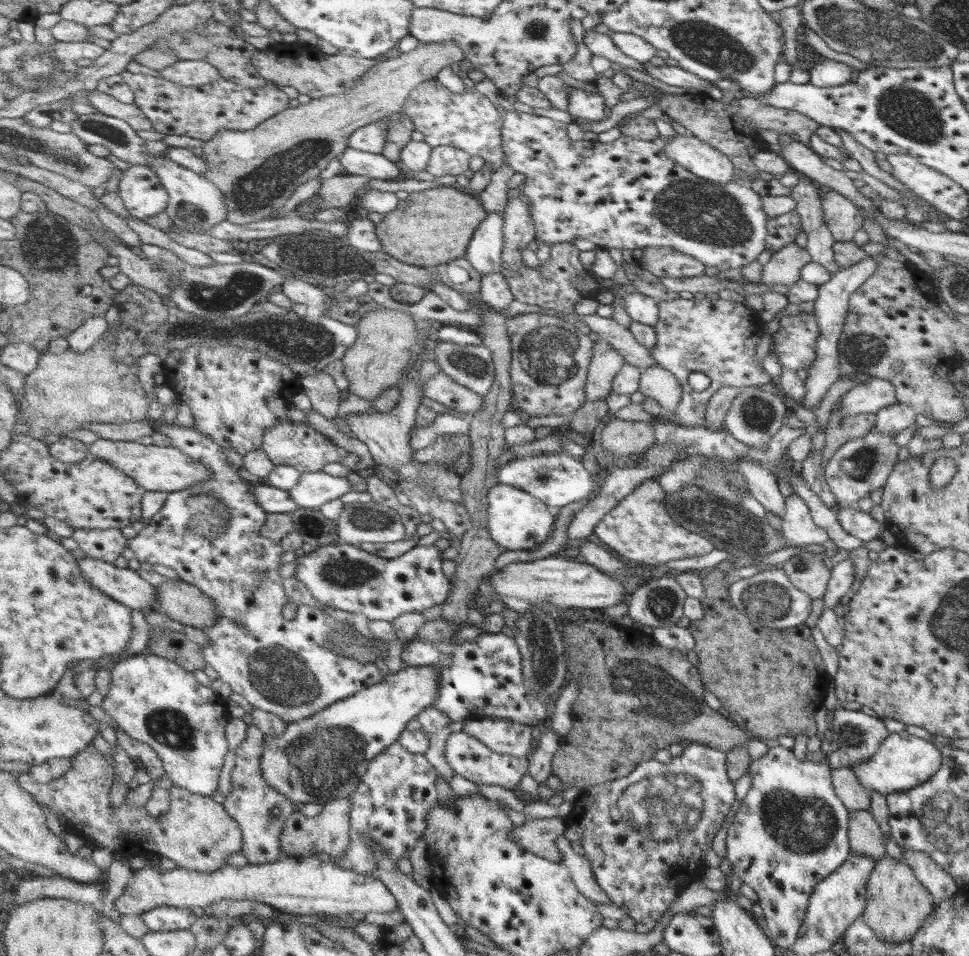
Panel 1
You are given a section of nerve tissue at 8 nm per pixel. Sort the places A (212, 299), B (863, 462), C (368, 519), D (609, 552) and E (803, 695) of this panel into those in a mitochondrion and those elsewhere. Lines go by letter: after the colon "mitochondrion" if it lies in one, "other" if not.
A: mitochondrion
B: mitochondrion
C: mitochondrion
D: other
E: other

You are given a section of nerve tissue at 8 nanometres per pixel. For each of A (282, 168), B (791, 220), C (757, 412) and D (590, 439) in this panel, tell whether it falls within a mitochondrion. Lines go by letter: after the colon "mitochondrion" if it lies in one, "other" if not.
A: mitochondrion
B: other
C: mitochondrion
D: other

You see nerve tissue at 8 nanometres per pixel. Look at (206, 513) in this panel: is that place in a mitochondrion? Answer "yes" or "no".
yes

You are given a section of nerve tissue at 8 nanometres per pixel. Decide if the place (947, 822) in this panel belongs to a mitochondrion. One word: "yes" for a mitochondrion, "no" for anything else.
yes

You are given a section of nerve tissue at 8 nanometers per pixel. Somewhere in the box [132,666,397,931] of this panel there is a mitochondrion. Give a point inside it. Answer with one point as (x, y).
(323, 762)

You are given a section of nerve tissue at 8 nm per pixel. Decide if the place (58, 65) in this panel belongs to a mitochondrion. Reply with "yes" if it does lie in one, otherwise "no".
yes

